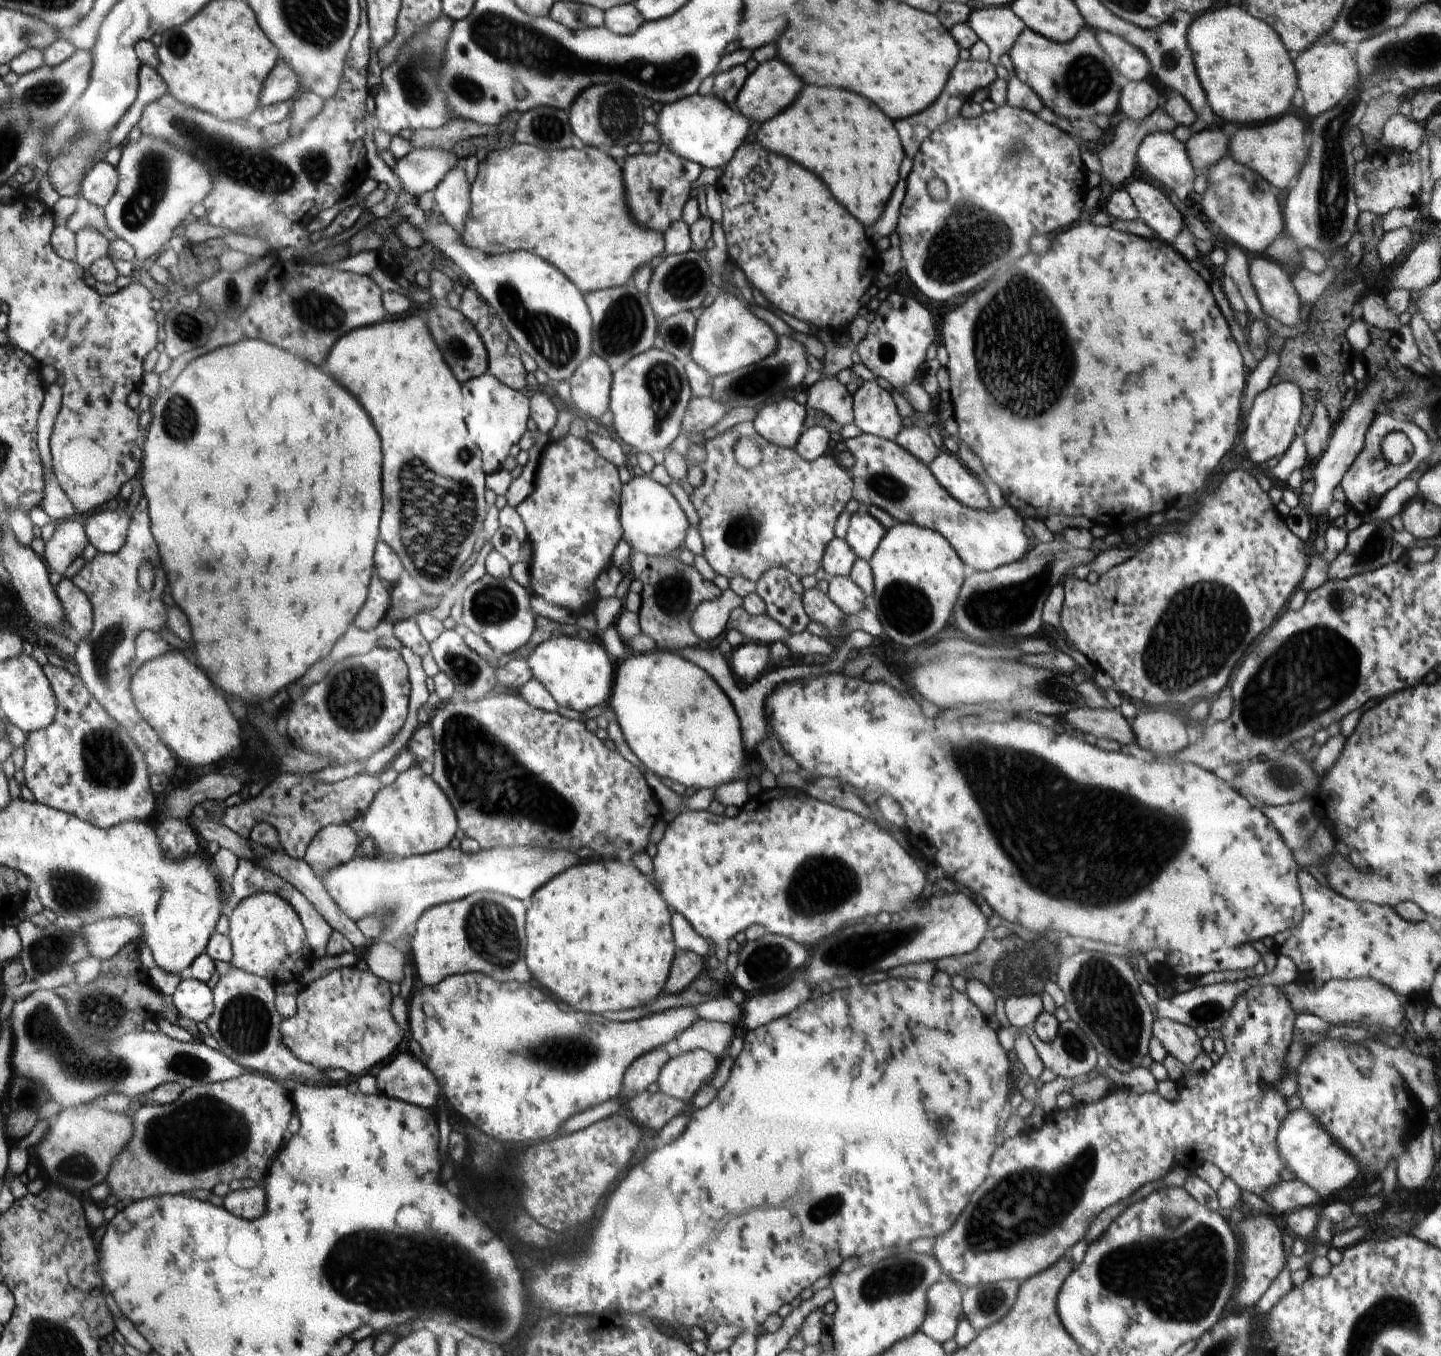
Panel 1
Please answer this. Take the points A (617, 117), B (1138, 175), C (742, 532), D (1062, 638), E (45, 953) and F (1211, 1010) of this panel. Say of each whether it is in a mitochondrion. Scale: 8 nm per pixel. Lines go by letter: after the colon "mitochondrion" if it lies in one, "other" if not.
A: mitochondrion
B: other
C: mitochondrion
D: other
E: mitochondrion
F: mitochondrion

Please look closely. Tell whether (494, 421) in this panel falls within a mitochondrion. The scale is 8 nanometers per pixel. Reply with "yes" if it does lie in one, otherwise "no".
no

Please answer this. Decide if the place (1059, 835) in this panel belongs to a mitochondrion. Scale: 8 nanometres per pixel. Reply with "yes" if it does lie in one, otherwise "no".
yes

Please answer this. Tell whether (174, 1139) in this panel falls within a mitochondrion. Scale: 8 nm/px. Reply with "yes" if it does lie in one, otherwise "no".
yes

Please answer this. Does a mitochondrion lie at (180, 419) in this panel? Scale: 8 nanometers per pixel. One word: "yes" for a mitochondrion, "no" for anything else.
yes

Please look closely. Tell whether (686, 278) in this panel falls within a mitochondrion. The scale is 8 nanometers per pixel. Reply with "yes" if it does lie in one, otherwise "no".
yes

